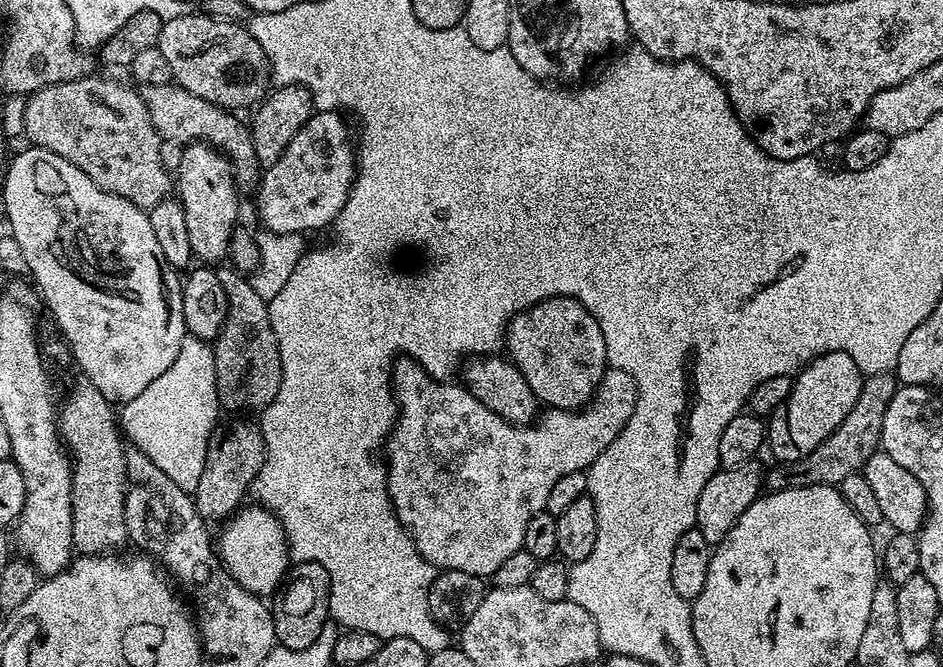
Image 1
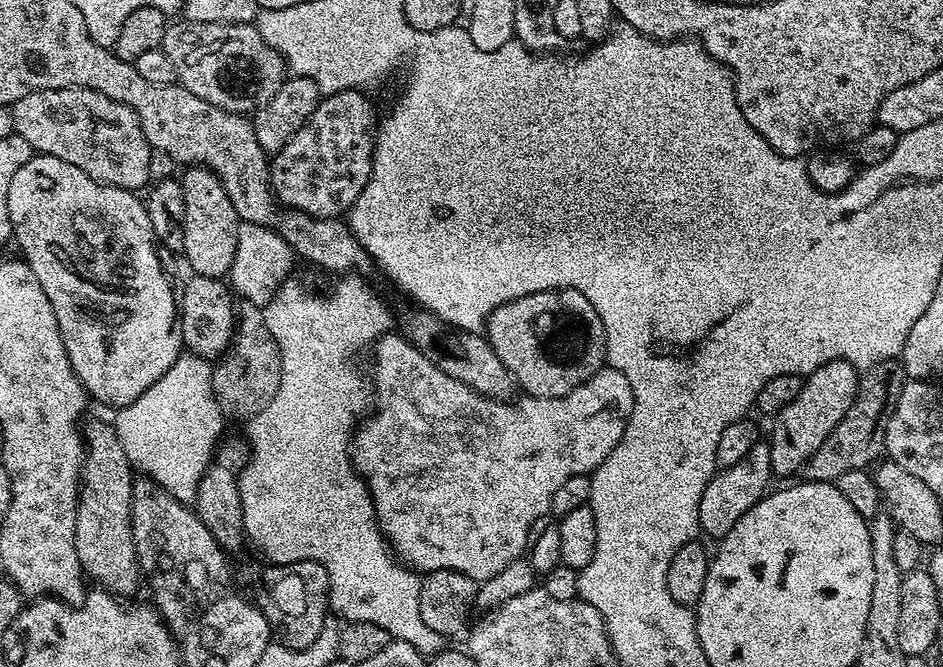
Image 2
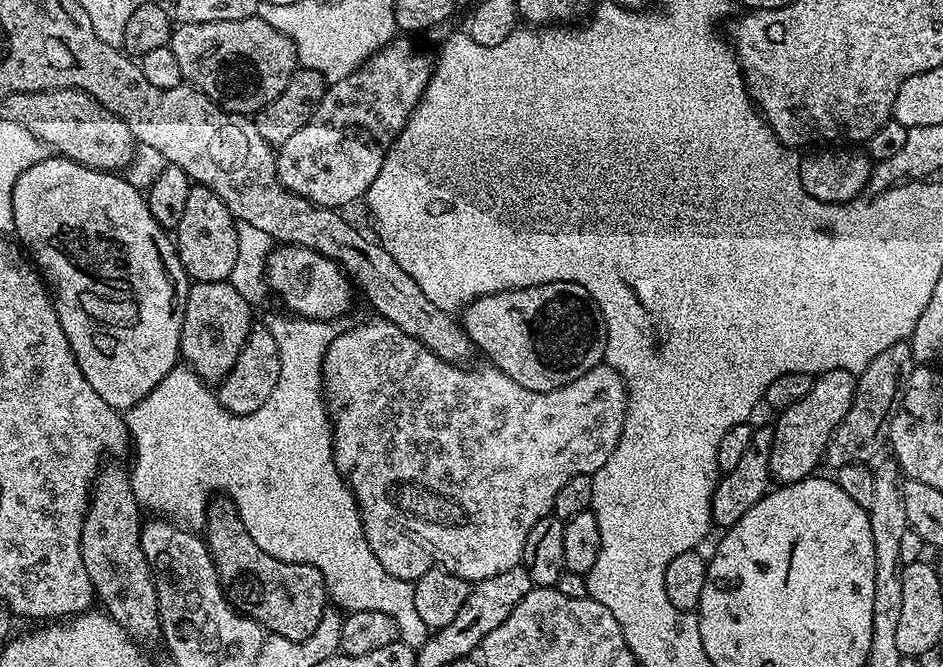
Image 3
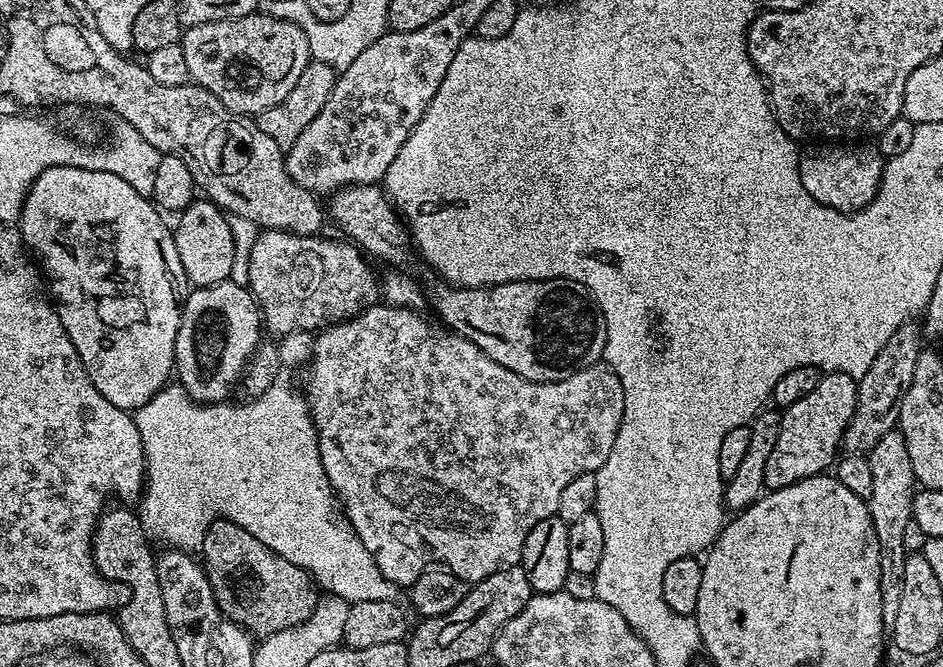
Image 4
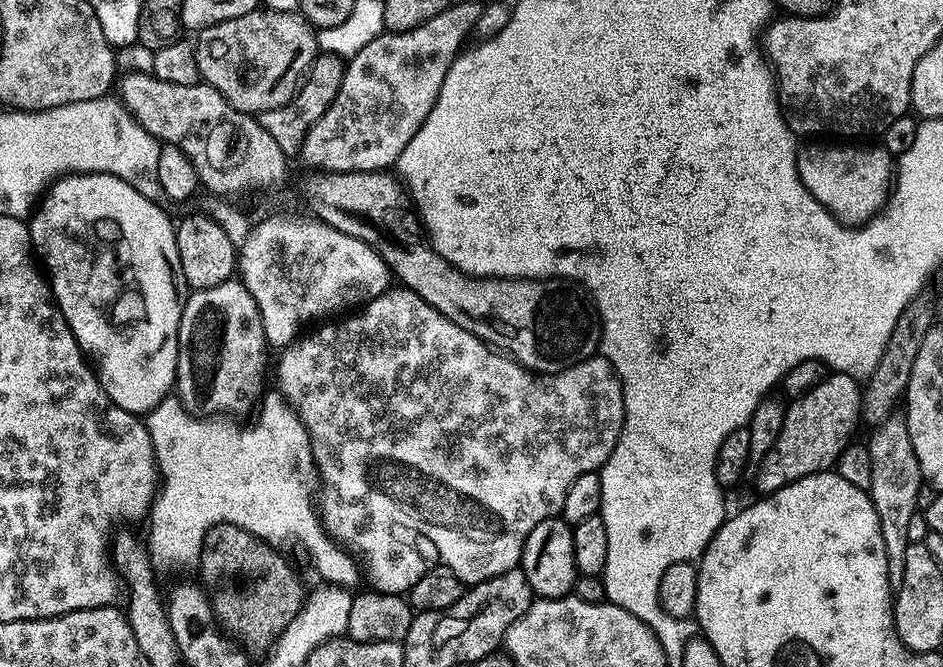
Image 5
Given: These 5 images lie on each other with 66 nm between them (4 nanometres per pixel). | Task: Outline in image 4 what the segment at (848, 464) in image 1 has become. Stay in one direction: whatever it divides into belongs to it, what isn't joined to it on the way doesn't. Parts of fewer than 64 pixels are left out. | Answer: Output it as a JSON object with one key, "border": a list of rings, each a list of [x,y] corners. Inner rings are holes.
{"border":[[[909,318],[890,334],[890,339],[882,350],[878,350],[878,358],[874,358],[874,366],[866,370],[866,374],[856,386],[856,405],[854,414],[844,431],[842,448],[845,453],[863,452],[867,454],[882,438],[882,434],[893,431],[900,419],[900,400],[910,390],[910,382],[914,382],[914,366],[918,366],[918,358],[922,351],[922,328],[915,319]]]}

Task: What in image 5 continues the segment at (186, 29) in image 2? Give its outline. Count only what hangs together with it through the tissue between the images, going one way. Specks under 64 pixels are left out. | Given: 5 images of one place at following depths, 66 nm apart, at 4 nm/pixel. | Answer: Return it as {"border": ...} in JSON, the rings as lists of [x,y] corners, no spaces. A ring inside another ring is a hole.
{"border":[[[261,6],[250,14],[242,14],[242,18],[230,18],[230,22],[222,22],[221,24],[210,26],[199,33],[197,40],[200,41],[195,41],[194,47],[196,50],[196,61],[198,62],[198,68],[200,70],[200,80],[210,85],[212,88],[218,89],[226,100],[240,112],[247,112],[249,114],[259,114],[266,110],[274,110],[278,106],[285,104],[285,102],[296,93],[302,77],[307,73],[308,69],[312,67],[312,62],[318,55],[317,29],[313,28],[299,11],[285,10],[283,8],[269,8],[267,6]]]}

